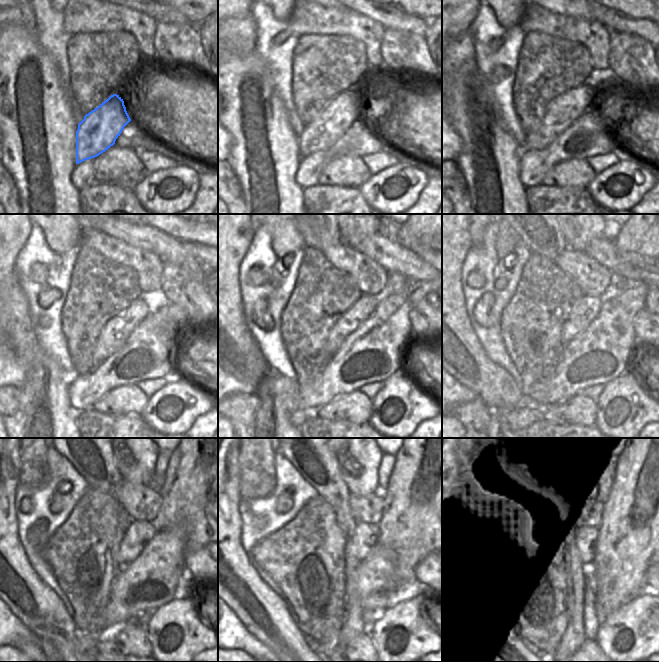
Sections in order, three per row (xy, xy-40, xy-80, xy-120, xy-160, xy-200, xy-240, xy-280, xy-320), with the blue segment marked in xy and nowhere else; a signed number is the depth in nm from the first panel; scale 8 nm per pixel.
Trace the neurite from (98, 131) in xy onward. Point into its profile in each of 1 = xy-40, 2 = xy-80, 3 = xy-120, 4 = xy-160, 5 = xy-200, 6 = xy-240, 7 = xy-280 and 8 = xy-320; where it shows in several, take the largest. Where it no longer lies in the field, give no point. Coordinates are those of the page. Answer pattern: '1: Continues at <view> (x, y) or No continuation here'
1: Continues at xy-40 (331, 123)
2: Continues at xy-80 (560, 114)
3: Continues at xy-120 (114, 334)
4: Continues at xy-160 (364, 307)
5: Continues at xy-200 (585, 309)
6: Continues at xy-240 (139, 532)
7: Continues at xy-280 (365, 536)
8: Continues at xy-320 (583, 546)

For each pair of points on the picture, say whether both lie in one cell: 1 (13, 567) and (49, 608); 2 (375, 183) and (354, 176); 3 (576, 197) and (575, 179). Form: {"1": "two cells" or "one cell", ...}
{"1": "one cell", "2": "two cells", "3": "two cells"}

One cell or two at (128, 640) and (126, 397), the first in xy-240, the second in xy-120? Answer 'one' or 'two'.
one

